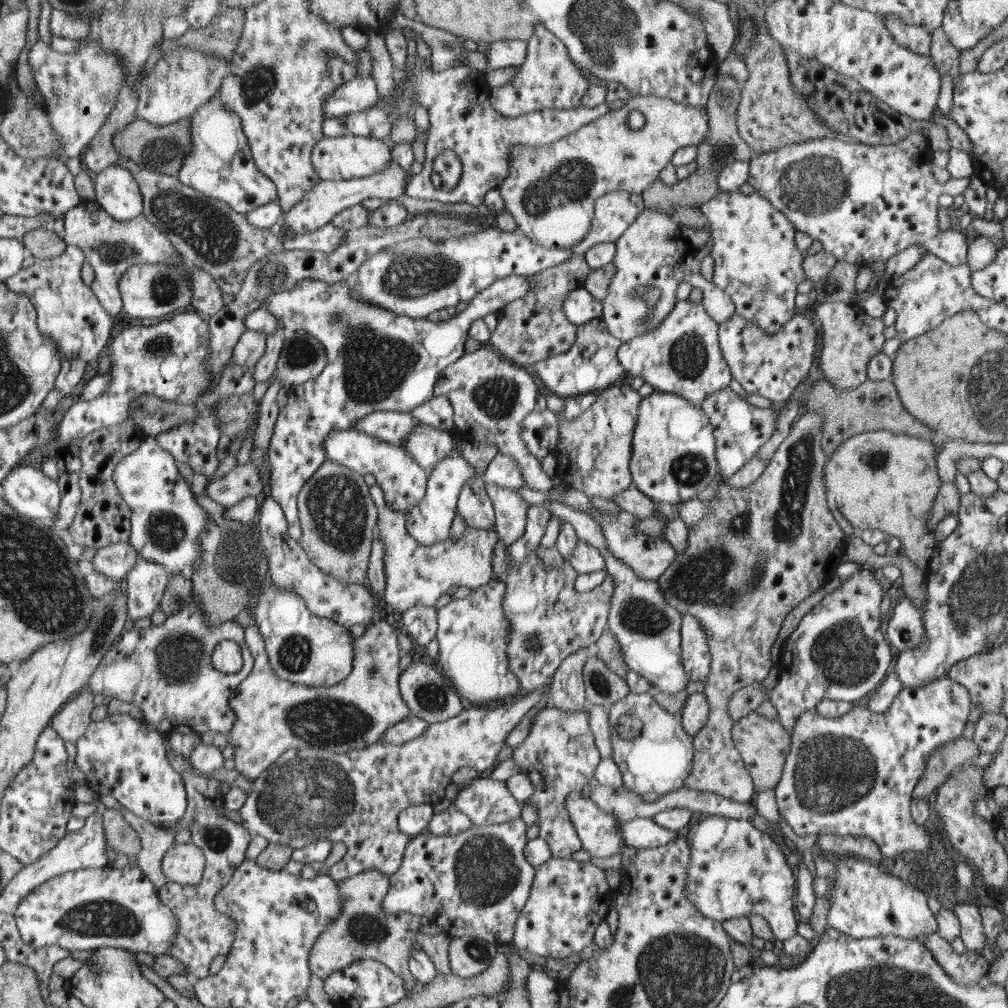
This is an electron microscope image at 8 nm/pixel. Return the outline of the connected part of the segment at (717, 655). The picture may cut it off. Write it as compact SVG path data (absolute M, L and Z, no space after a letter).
M813 408L807 412L802 419L798 422L794 422L790 434L779 444L776 449L772 460L768 462L766 470L756 479L752 484L745 486L745 488L733 488L732 485L728 485L724 480L718 485L718 494L714 500L710 500L710 513L705 515L702 520L695 524L688 526L688 547L684 547L682 551L676 553L672 564L658 577L658 588L662 590L662 596L666 596L666 602L670 606L678 609L678 612L682 614L690 614L695 616L700 621L705 634L707 635L707 644L711 654L712 665L710 665L710 673L705 678L706 685L704 686L704 694L706 694L706 700L710 704L710 715L708 715L708 721L706 725L693 735L694 746L694 768L690 771L689 778L684 782L683 788L690 788L690 790L698 790L698 792L706 792L710 794L718 794L720 796L728 797L730 800L736 802L748 802L750 796L754 794L754 785L752 784L752 778L749 775L749 769L745 767L744 758L741 753L738 752L736 744L733 742L732 730L734 722L732 717L728 713L728 700L730 696L736 692L739 688L744 688L749 684L762 681L772 667L772 658L770 658L772 645L776 641L776 637L782 627L782 622L786 615L802 600L806 600L814 592L818 592L819 588L822 588L826 582L832 580L832 577L837 572L838 566L842 563L843 553L845 552L845 534L840 528L838 521L832 515L832 511L828 506L828 494L826 492L823 470L826 461L826 455L821 446L822 437L822 415L818 415Z

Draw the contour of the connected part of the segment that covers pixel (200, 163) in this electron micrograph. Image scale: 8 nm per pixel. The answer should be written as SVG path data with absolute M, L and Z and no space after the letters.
M216 96L205 106L198 107L190 118L192 151L185 156L176 175L182 184L205 197L224 201L234 211L245 215L259 206L279 200L277 185L258 172L249 137L245 135L238 113L227 109Z

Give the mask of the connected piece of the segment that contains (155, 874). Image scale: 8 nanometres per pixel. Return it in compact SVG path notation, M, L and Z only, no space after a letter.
M99 795L99 801L107 808L114 808L122 812L122 816L141 839L141 850L135 855L137 867L157 889L164 887L169 881L163 876L162 860L165 853L173 848L176 833L136 816L110 795Z

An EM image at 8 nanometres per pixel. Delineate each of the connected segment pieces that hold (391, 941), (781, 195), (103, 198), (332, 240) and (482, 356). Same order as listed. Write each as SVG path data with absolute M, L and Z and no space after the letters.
M366 870L343 882L337 882L341 898L345 900L341 916L318 936L313 951L310 952L310 966L313 974L324 980L334 972L362 959L372 959L386 965L394 974L404 980L406 992L404 997L414 995L416 980L410 973L408 962L410 948L416 942L421 917L398 913L386 915L381 908L382 900L390 888L389 875L379 870Z
M910 131L906 135L906 139L898 141L898 143L888 143L882 145L867 145L864 143L858 143L853 140L853 144L848 144L848 139L843 138L843 142L838 140L830 140L830 138L824 140L824 148L826 148L826 154L822 154L822 140L818 138L808 139L802 143L784 145L778 149L774 149L767 154L761 155L760 157L753 158L750 164L750 174L748 174L748 182L755 189L754 192L760 193L765 196L766 199L770 200L774 207L778 208L782 213L785 213L788 220L793 224L796 231L806 232L810 234L810 238L822 242L823 250L833 254L838 258L838 261L850 262L850 264L868 265L872 262L878 262L878 260L887 261L892 256L896 256L898 252L902 252L914 244L922 244L926 251L934 253L940 259L945 260L951 265L962 265L967 264L967 244L966 236L960 230L953 231L939 229L938 224L938 198L942 194L950 194L956 197L963 194L964 189L968 187L970 178L963 179L948 179L945 183L940 183L936 180L934 173L932 173L931 166L931 153L932 150L928 144L927 135L924 135L924 131Z
M110 166L97 173L94 194L98 204L116 220L132 220L145 210L137 179L124 167Z
M330 222L316 229L313 233L291 236L282 233L279 238L282 240L284 251L311 249L324 253L332 253L332 251L340 247L344 235L346 235L346 229L336 228Z
M480 347L476 352L464 354L442 372L433 397L444 396L454 408L454 431L470 440L491 442L500 453L512 455L520 466L526 486L537 492L547 492L552 490L552 478L542 470L538 457L529 451L521 437L521 424L536 406L538 388L526 370L502 360L496 350Z

